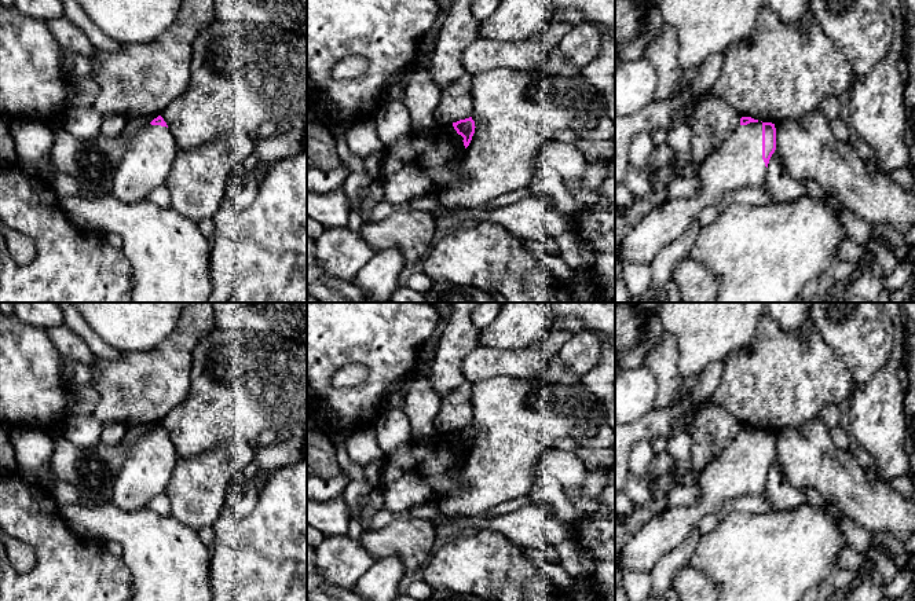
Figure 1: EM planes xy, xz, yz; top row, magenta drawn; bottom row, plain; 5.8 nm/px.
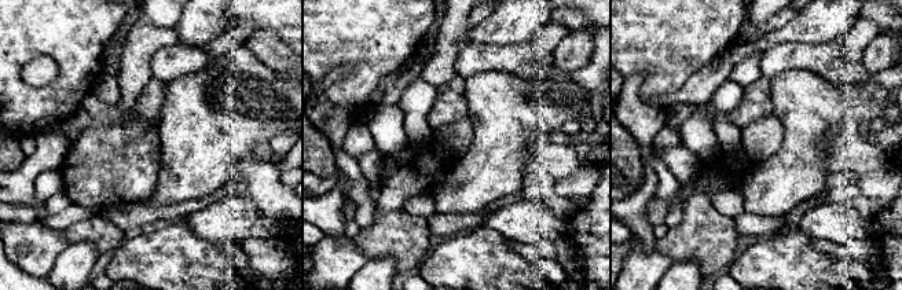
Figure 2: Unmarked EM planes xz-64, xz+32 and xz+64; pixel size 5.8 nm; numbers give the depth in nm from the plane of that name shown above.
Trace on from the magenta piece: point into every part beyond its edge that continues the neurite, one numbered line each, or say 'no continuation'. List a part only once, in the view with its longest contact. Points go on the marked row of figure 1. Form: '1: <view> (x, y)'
1: yz (738, 164)

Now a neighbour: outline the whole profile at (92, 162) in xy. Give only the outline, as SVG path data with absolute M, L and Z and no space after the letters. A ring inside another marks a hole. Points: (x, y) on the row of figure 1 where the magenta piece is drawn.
M157 117L128 118L117 138L99 133L92 139L78 139L63 127L56 128L50 153L55 171L77 180L77 195L83 199L111 193L114 175L129 142Z

